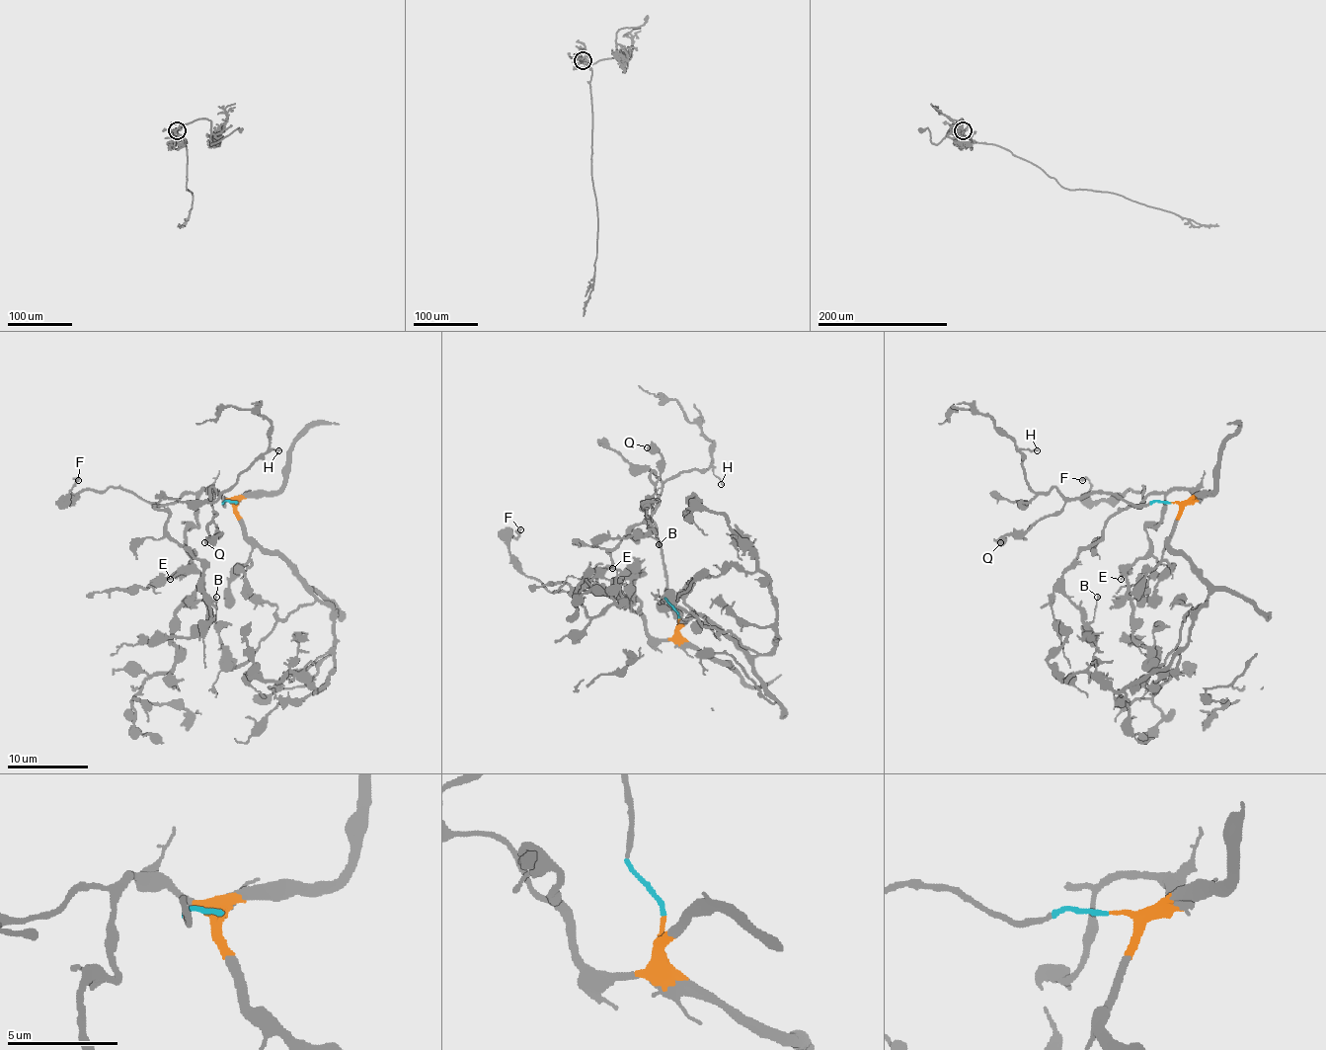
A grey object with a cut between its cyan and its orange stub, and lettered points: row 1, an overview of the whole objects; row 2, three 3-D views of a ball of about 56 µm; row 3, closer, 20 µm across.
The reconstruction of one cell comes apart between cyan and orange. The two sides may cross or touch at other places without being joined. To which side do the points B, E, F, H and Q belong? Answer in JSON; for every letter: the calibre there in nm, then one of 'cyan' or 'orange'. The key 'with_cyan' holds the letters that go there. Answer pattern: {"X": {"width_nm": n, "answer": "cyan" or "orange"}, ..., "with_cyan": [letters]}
{"B": {"width_nm": 110, "answer": "orange"}, "E": {"width_nm": 120, "answer": "orange"}, "F": {"width_nm": 180, "answer": "orange"}, "H": {"width_nm": 130, "answer": "cyan"}, "Q": {"width_nm": 600, "answer": "cyan"}, "with_cyan": ["H", "Q"]}

